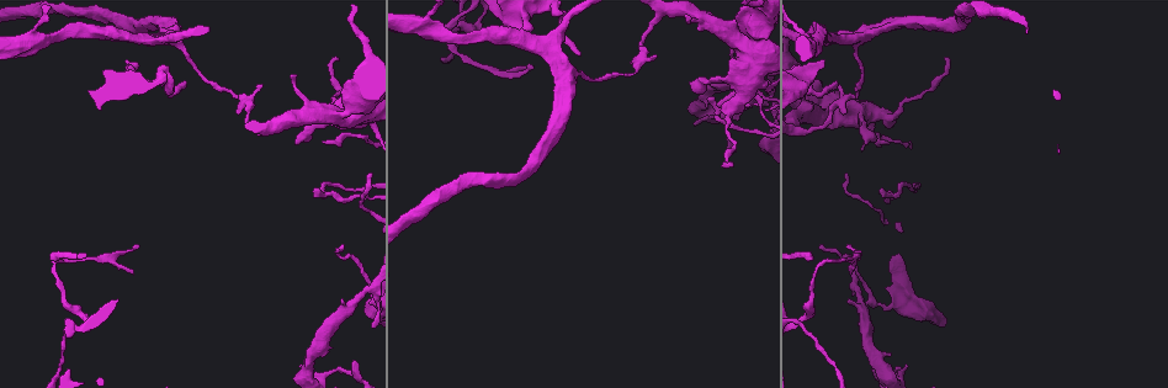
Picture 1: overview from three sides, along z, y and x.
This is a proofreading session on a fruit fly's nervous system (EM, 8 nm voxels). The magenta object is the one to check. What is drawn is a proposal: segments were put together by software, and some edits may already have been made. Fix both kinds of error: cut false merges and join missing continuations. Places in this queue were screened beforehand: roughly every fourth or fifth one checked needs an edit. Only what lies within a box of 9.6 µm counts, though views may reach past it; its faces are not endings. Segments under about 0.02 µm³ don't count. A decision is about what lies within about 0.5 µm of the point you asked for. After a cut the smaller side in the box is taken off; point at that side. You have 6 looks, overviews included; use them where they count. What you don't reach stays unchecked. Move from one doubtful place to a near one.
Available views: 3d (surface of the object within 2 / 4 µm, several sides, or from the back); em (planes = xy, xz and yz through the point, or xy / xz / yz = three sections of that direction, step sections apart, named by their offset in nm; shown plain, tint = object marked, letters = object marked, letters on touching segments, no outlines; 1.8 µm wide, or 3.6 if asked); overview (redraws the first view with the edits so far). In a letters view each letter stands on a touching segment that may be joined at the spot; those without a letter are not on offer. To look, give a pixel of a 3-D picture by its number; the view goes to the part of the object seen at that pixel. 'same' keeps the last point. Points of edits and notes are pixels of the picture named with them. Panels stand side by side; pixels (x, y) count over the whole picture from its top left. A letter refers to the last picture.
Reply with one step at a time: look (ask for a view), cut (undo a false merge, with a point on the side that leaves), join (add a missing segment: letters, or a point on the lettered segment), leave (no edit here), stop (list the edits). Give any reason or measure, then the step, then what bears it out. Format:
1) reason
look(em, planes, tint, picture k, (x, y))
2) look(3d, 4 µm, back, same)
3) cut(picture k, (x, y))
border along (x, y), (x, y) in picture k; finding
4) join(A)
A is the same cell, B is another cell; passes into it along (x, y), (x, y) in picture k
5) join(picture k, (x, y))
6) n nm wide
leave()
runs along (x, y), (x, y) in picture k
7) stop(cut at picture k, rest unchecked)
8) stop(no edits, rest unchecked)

tapers out
look(3d, 2 µm, picture 1, (578, 53))

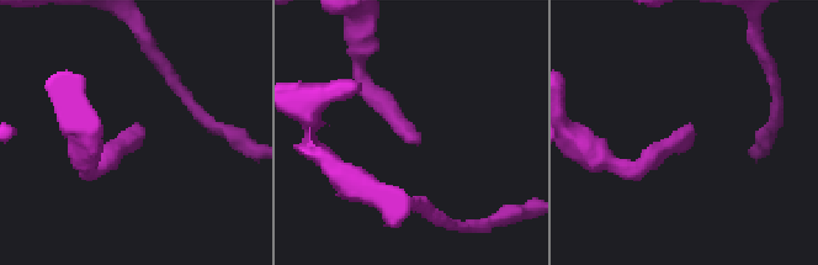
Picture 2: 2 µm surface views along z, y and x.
look(em, xy, step 8, tint, picture 2, (138, 123))

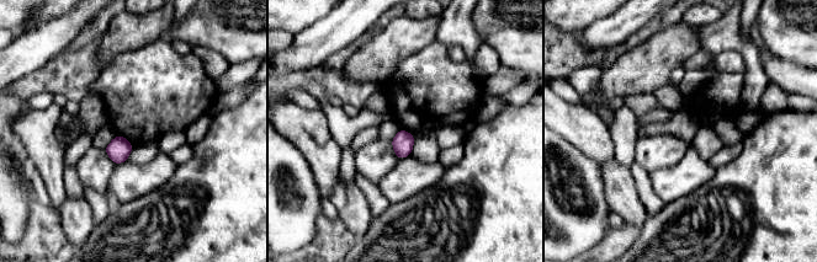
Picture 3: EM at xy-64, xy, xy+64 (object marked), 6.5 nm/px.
another direction
look(em, planes, letters, same)

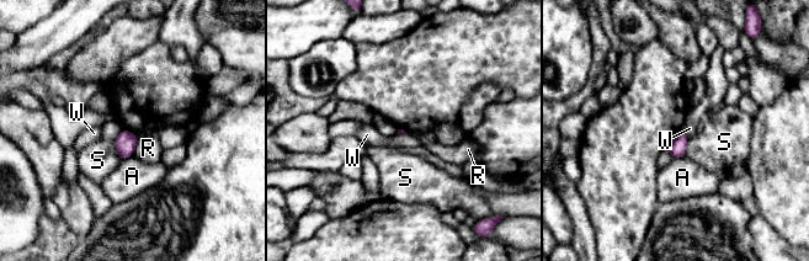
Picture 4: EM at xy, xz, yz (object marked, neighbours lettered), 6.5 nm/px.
leave()
A, R, S and W are other cells; border along (681, 129), (688, 138) in picture 4; no lettered segment goes on from it

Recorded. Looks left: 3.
sharp bend
look(em, 3.6 µm, planes, letters, picture 1, (362, 116))

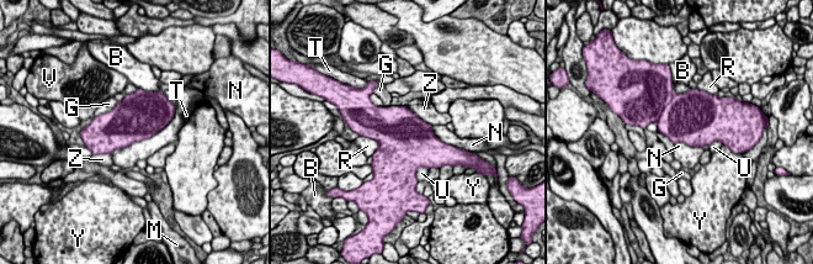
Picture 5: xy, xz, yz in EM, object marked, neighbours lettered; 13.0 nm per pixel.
550 nm wide
leave()
B, G, M, N, R, T, U, V, Y and Z are other cells; border along (173, 119), (149, 137), (109, 153) in picture 5; continuous, no second cell

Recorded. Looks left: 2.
stop(no edits, rest unchecked)

